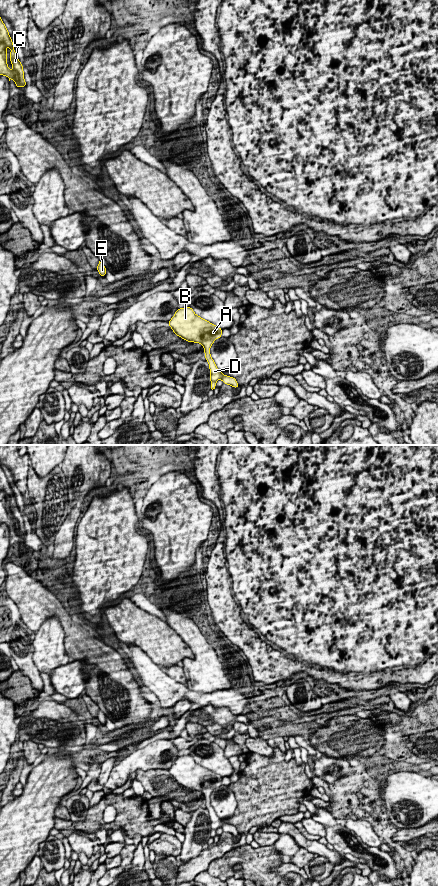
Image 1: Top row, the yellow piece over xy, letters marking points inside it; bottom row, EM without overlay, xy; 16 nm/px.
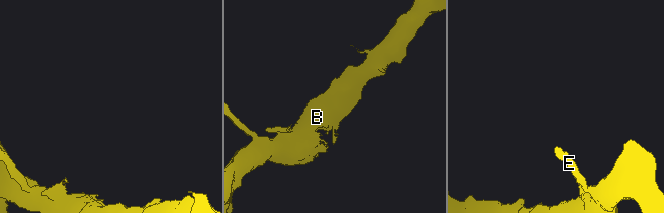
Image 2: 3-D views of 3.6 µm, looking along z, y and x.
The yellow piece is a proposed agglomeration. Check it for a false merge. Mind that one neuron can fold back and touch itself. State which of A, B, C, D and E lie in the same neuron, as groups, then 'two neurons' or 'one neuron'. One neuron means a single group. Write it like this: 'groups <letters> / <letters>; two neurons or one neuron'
groups A B C D E; one neuron

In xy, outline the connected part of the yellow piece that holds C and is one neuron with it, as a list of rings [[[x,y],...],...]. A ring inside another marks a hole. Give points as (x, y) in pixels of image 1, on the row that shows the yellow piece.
[[[0,17],[0,76],[1,75],[7,76],[9,81],[12,79],[18,88],[26,86],[22,63],[16,55],[12,39]],[[7,47],[11,49],[10,61],[13,66],[12,70],[10,70],[7,65]]]

